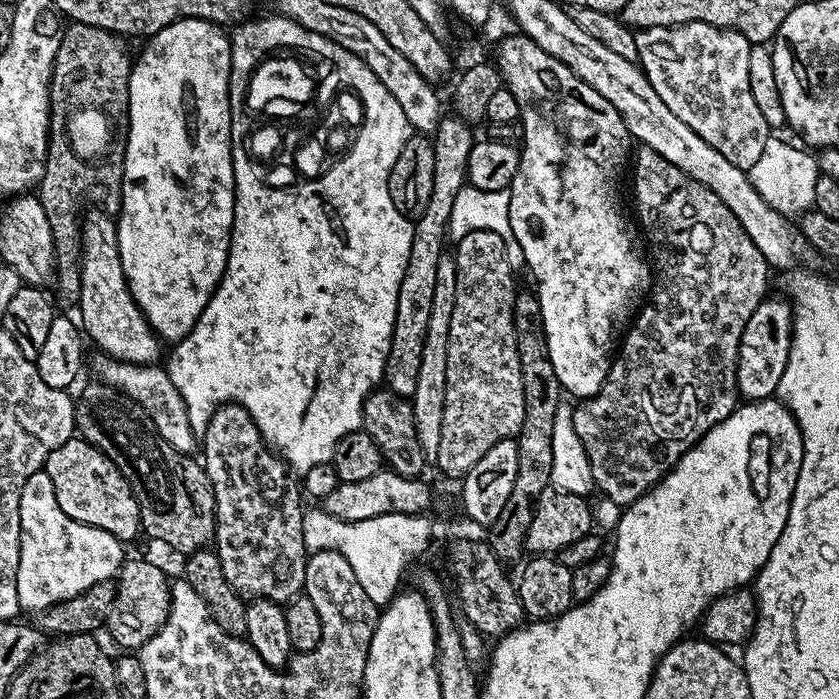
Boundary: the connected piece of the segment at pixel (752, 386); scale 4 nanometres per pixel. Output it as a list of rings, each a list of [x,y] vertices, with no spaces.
[[[765,298],[750,314],[746,330],[742,330],[742,342],[738,346],[736,363],[736,390],[745,401],[771,400],[779,393],[782,374],[786,374],[786,362],[792,345],[792,305],[787,299]]]

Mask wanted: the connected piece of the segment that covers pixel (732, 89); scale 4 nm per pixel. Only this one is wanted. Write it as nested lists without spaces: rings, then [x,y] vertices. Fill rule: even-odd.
[[[690,22],[677,28],[637,31],[636,45],[644,77],[658,90],[658,98],[662,98],[698,138],[710,142],[722,158],[745,170],[762,158],[770,129],[750,90],[752,45],[741,32],[710,26],[706,22]]]

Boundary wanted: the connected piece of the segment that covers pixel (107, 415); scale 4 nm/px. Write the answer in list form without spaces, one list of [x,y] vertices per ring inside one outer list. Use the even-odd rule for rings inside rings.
[[[95,378],[75,397],[76,432],[99,452],[105,452],[126,478],[140,511],[143,535],[161,540],[168,548],[187,554],[207,548],[216,535],[214,490],[203,463],[174,450],[152,427],[146,410],[114,386]]]

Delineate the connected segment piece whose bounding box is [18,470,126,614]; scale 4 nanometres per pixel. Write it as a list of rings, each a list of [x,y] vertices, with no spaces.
[[[41,470],[22,486],[20,503],[20,561],[18,602],[35,614],[66,598],[74,598],[90,586],[112,580],[126,559],[125,545],[114,534],[62,514],[48,473]]]

